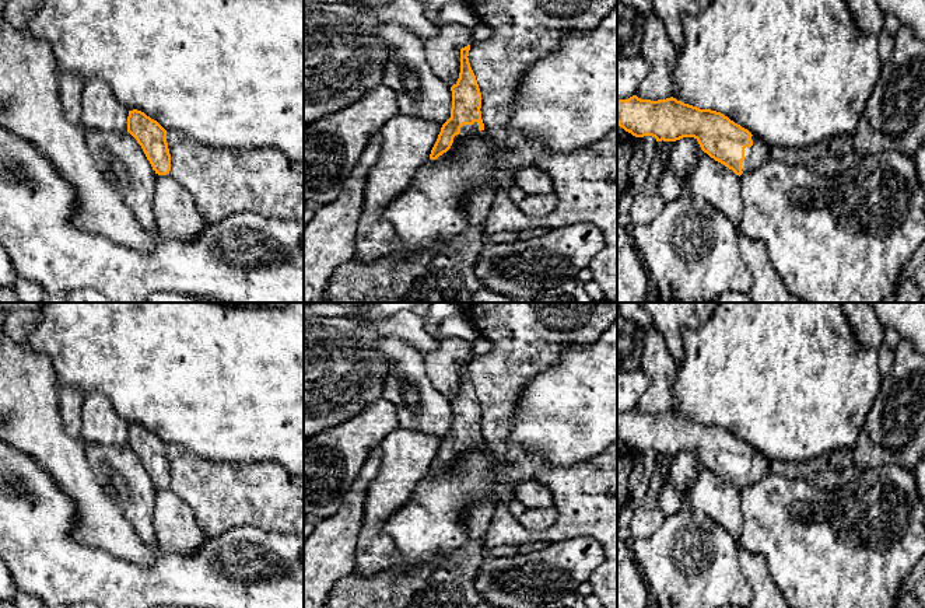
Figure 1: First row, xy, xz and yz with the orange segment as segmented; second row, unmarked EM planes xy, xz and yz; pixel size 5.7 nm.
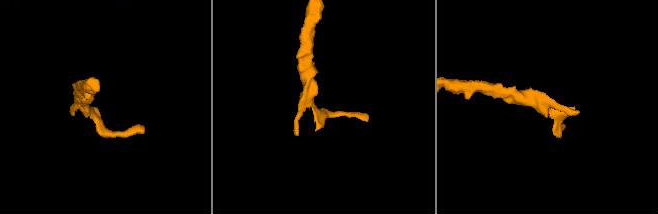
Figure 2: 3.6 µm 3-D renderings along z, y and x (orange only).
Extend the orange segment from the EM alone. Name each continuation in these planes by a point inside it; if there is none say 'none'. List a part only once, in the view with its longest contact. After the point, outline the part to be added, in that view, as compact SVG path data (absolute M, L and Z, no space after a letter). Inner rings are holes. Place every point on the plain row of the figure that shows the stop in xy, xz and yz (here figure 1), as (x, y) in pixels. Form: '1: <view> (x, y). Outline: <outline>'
1: xz (466, 444). Outline: M474 436L472 440L470 438L463 438L460 441L460 447L453 451L453 457L452 457L452 460L448 465L452 467L465 454L476 451L479 447L480 447L480 444L479 444L479 437L477 436Z

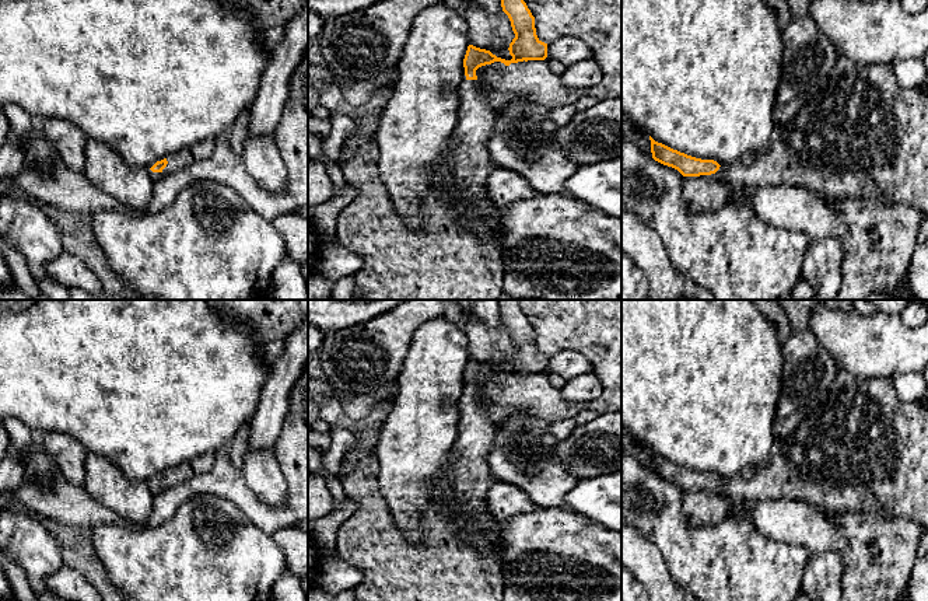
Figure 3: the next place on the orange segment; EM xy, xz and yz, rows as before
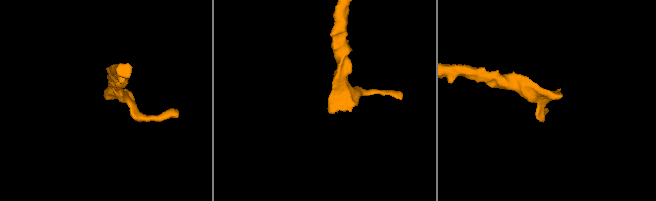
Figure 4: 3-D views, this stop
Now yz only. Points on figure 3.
1: yz (855, 446). Outline: M840 370L833 384L773 429L770 455L754 468L731 479L721 479L715 489L733 499L747 502L794 499L820 511L879 513L904 518L928 530L928 412L918 402L903 402L890 378L858 378Z

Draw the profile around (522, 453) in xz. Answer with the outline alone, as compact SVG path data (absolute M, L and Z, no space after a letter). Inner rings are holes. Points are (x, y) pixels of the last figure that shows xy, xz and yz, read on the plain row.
M512 415L497 422L497 434L487 455L487 462L495 478L519 488L536 507L564 509L567 493L581 478L575 476L556 455L554 448L560 440L549 431L550 426L551 422L528 415Z

